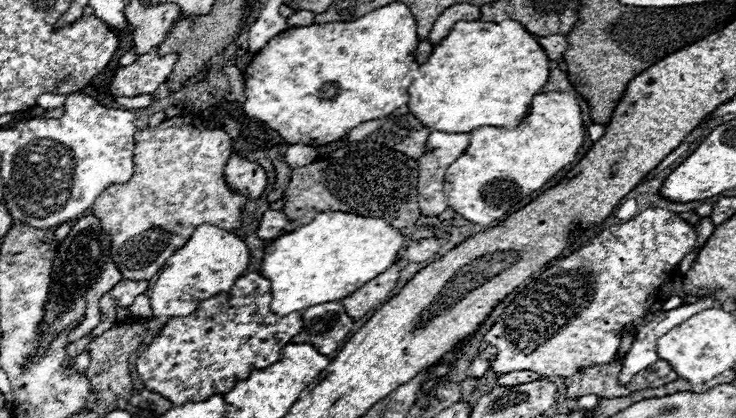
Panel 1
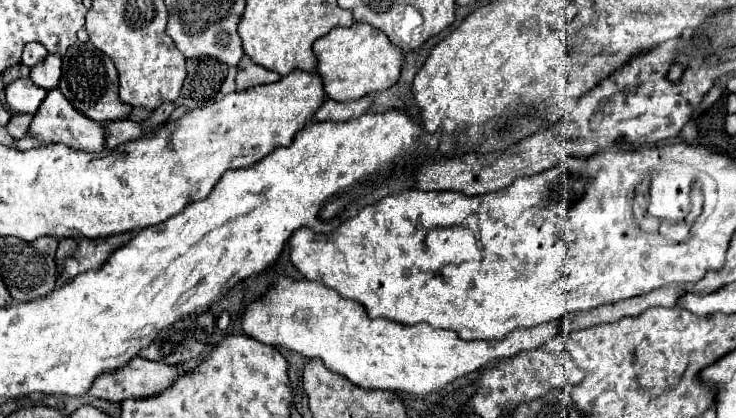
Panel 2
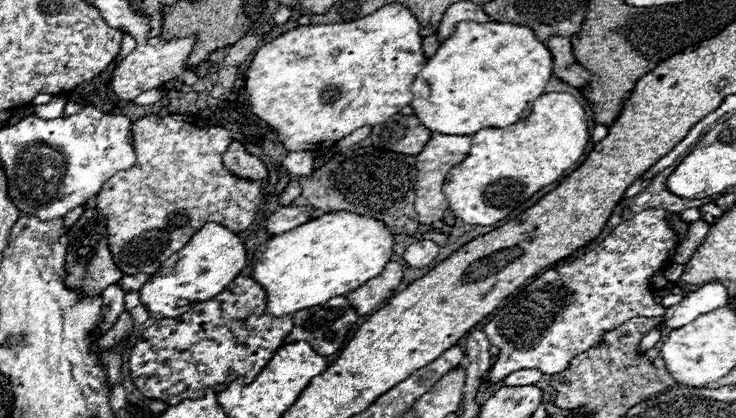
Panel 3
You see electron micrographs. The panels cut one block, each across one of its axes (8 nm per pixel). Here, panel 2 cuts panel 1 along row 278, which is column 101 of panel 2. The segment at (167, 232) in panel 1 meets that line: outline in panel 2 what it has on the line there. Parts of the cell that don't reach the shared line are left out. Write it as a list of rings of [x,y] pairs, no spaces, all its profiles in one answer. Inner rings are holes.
[[[58,88],[48,92],[44,102],[40,104],[38,112],[34,114],[34,120],[30,124],[30,134],[46,144],[66,144],[70,148],[86,150],[86,152],[100,152],[104,150],[104,128],[100,122],[94,122],[70,106],[70,102],[62,96]]]

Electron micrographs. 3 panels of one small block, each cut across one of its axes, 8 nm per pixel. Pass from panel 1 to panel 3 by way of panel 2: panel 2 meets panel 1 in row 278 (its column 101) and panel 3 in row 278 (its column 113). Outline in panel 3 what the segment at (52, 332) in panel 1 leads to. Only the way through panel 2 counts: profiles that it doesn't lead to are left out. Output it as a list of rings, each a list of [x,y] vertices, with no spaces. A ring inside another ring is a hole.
[[[88,208],[68,232],[64,284],[72,290],[80,290],[80,294],[88,298],[100,296],[106,286],[116,284],[124,276],[112,260],[112,254],[108,250],[108,238],[104,234],[106,234],[106,218],[98,214],[96,208]]]

